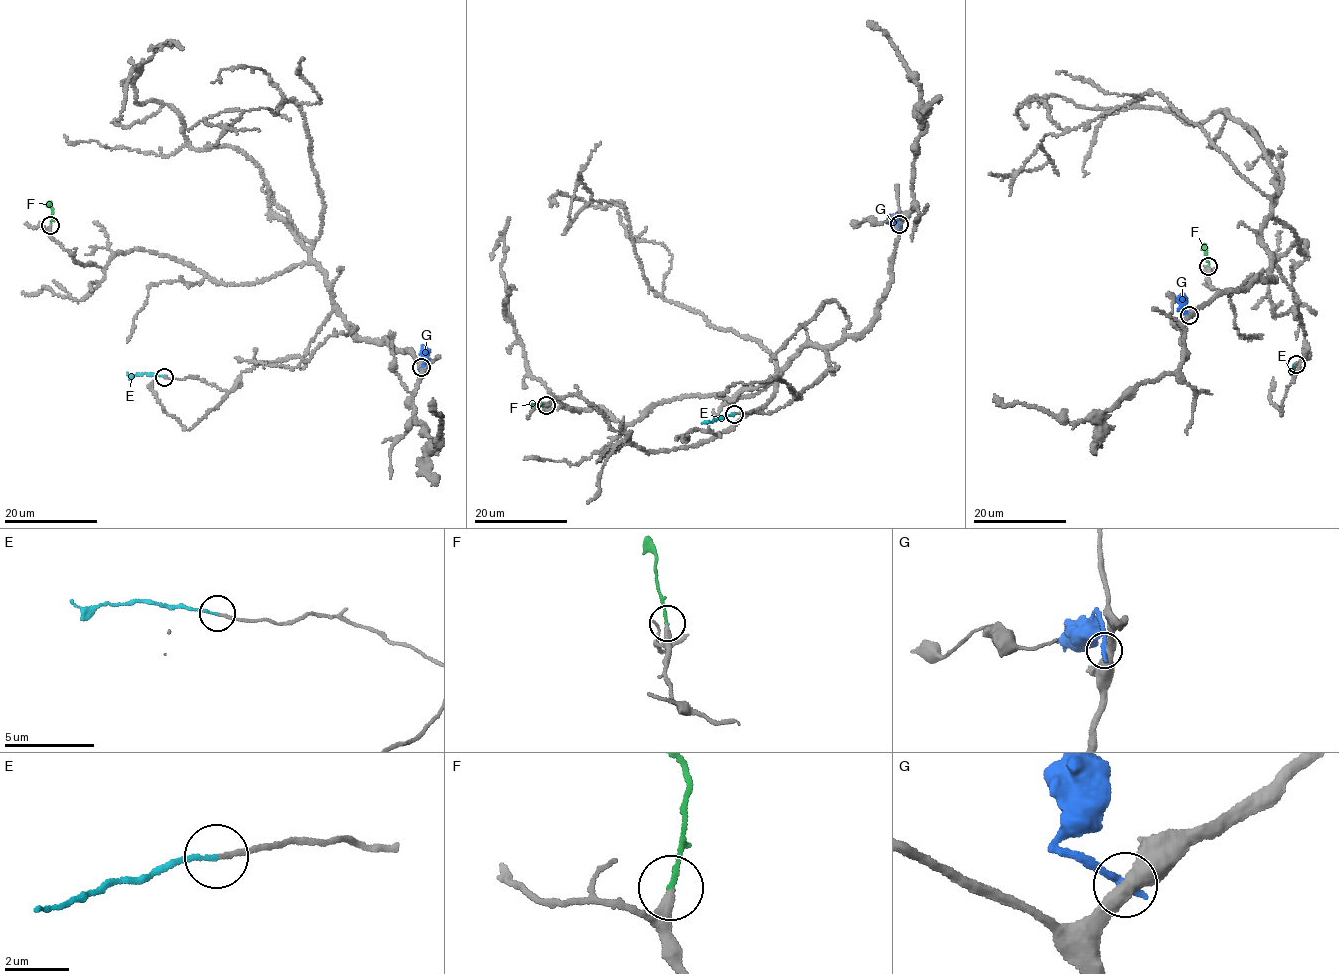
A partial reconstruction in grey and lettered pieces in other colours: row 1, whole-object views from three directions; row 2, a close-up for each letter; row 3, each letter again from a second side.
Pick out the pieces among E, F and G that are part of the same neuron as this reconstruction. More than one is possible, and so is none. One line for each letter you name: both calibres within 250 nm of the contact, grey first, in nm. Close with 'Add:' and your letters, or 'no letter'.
E: 130/130 nm
F: 320/130 nm
Add: E, F

